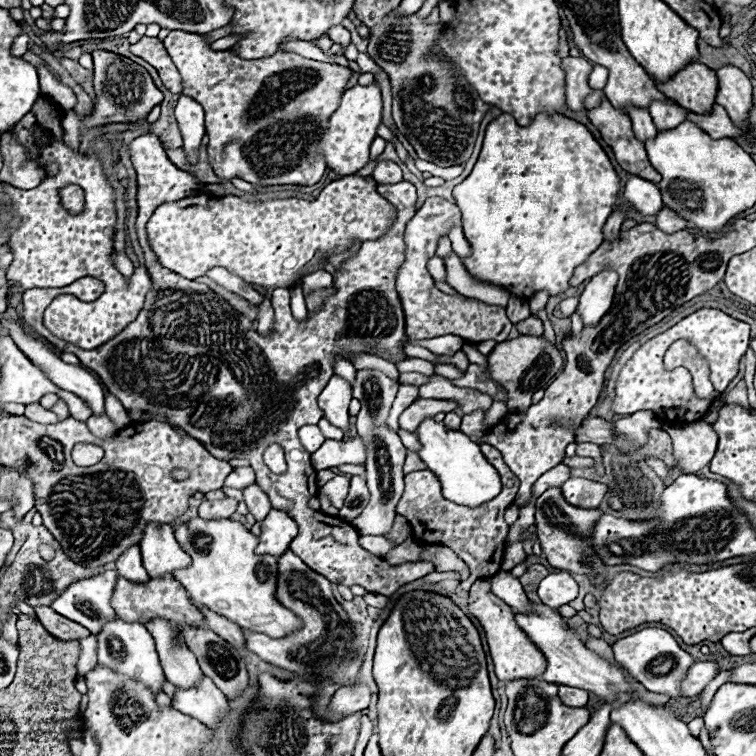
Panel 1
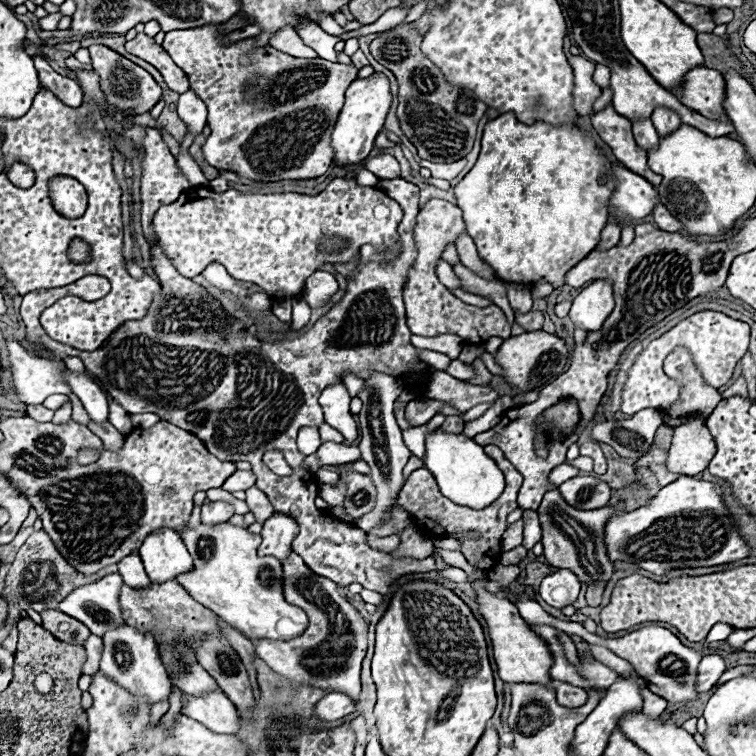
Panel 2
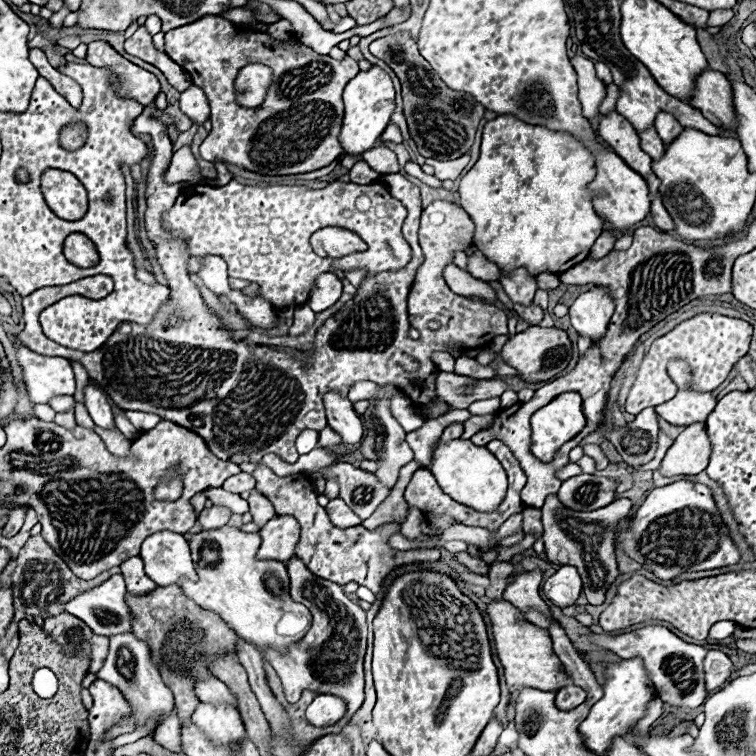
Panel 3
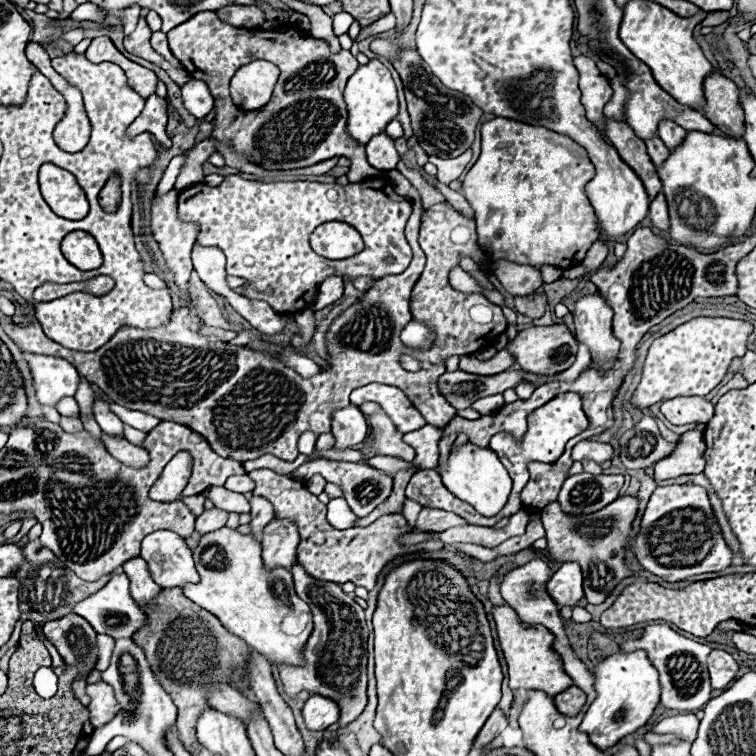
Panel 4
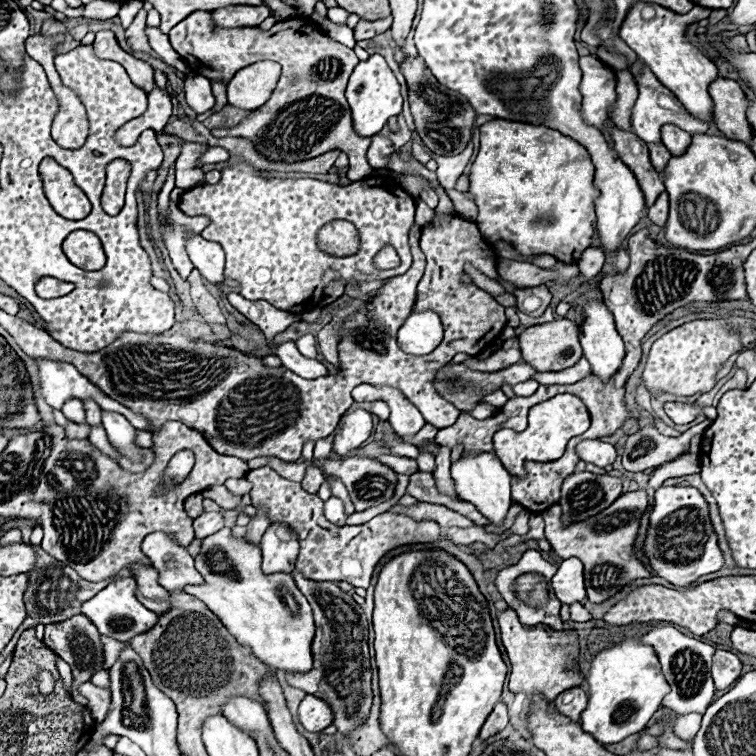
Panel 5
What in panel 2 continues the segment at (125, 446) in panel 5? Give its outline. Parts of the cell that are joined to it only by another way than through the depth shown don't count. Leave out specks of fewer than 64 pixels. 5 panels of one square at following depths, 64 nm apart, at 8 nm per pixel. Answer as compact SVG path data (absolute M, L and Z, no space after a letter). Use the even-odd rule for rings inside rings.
M68 372L66 378L68 378L68 384L70 384L72 392L82 400L90 418L96 424L108 422L108 396L98 386L98 382L90 374L72 374L72 372Z

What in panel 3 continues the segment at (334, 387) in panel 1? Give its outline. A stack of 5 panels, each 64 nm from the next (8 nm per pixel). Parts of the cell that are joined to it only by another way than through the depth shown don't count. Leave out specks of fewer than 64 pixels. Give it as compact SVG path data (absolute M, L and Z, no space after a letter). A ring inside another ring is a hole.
M326 394L324 396L324 408L326 408L326 418L328 418L328 426L340 434L342 444L350 446L350 444L358 444L364 436L364 426L360 416L354 412L352 404L348 398L342 398L338 394Z

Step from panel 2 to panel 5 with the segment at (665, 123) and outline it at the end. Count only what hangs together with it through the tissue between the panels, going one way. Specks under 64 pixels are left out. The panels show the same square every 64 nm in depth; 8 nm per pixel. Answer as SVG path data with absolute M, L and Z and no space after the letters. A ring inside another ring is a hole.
M666 124L666 128L662 128L662 144L672 152L672 156L682 156L690 146L690 142L692 136L688 132L682 132L672 124Z

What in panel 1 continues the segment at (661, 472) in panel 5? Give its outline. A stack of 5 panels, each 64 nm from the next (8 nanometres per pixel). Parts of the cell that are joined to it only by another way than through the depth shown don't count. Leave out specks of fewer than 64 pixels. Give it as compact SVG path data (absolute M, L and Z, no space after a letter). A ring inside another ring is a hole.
M704 420L668 430L668 434L672 436L674 468L682 470L684 474L702 470L714 458L718 436L708 422L702 422Z

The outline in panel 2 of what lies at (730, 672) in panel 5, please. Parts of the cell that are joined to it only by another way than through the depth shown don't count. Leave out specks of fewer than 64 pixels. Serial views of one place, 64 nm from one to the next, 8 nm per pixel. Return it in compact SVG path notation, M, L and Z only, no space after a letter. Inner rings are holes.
M720 654L704 656L698 666L698 690L700 692L712 690L724 672L726 672L726 662Z

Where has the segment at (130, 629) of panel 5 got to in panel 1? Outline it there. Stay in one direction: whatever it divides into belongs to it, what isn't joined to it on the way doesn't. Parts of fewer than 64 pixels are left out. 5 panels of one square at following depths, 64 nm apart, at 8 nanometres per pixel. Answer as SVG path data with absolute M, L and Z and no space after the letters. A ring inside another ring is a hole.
M108 570L100 576L72 584L66 592L62 592L60 600L54 600L52 608L70 620L78 620L78 624L88 628L92 634L98 634L108 620L116 618L110 604L116 580L118 574Z

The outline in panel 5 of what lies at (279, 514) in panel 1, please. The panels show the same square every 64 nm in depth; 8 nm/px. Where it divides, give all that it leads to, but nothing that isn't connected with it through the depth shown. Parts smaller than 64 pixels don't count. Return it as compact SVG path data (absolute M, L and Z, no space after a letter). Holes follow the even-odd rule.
M270 524L266 530L260 550L262 550L262 570L264 574L292 572L298 556L298 536L286 524Z

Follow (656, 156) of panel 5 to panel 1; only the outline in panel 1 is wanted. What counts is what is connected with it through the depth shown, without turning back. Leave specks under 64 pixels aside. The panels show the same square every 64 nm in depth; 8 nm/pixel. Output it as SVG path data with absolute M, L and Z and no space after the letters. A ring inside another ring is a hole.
M630 108L630 118L632 118L634 136L636 136L640 142L654 140L654 136L658 134L658 130L656 130L656 126L652 124L652 118L650 118L650 112L648 112L648 110Z

